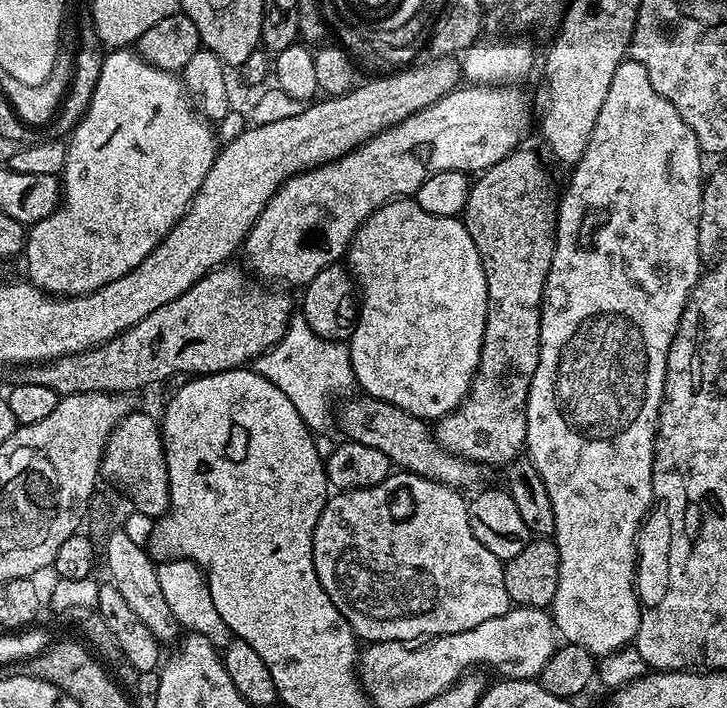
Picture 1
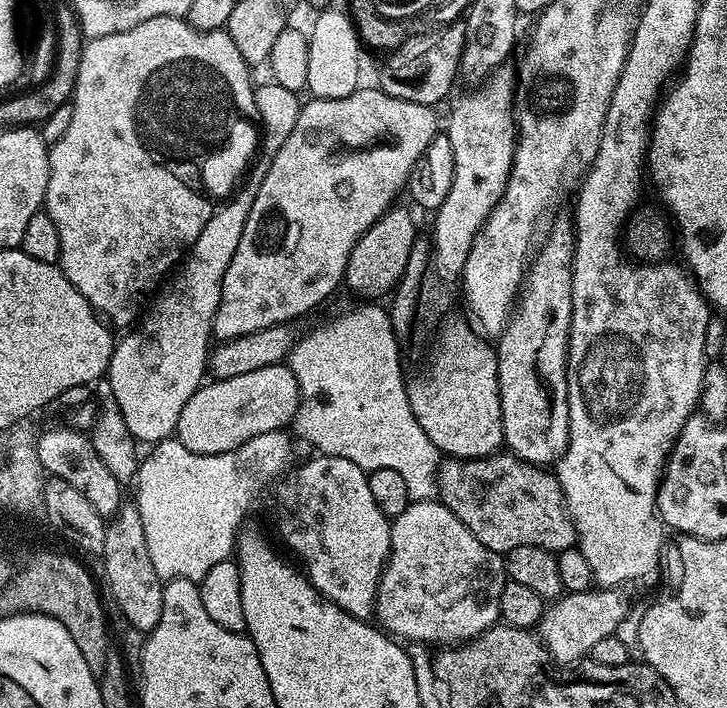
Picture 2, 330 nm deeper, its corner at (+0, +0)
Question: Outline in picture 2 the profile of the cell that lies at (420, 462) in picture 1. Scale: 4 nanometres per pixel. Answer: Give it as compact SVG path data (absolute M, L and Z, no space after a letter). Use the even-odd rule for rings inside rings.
M501 450L494 456L484 456L481 460L441 459L438 469L438 496L467 526L470 534L474 534L474 538L482 542L482 546L501 554L514 550L514 546L538 546L547 552L559 554L573 547L578 540L555 475L543 467L519 460L507 450Z

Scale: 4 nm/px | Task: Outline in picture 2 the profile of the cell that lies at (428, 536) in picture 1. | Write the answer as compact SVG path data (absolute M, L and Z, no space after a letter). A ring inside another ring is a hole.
M435 499L409 503L402 514L394 517L391 525L392 552L380 577L380 594L374 613L375 619L381 620L379 623L385 633L404 642L417 640L420 644L451 646L480 636L500 620L500 599L506 583L504 556L482 546L445 504Z

